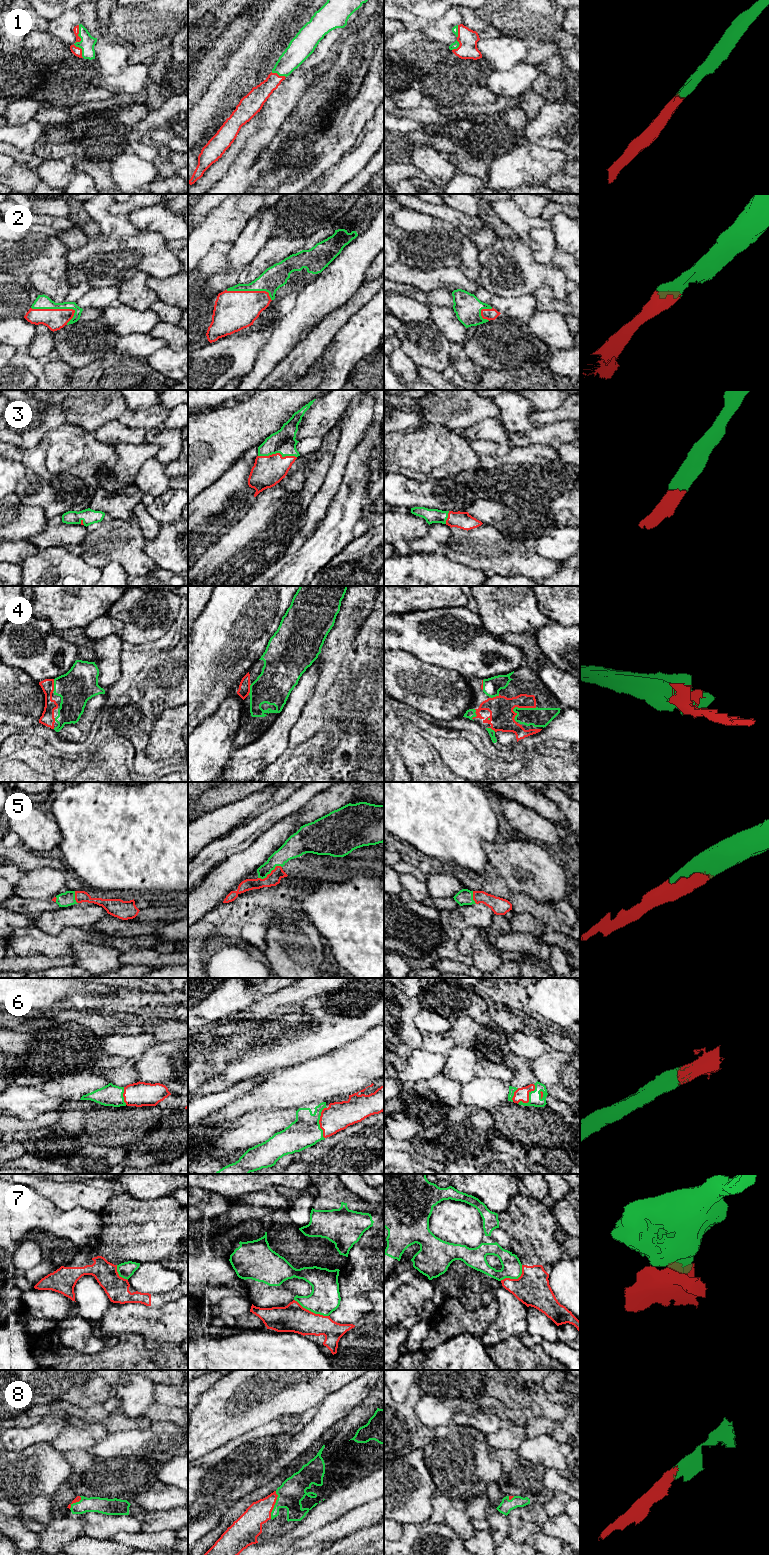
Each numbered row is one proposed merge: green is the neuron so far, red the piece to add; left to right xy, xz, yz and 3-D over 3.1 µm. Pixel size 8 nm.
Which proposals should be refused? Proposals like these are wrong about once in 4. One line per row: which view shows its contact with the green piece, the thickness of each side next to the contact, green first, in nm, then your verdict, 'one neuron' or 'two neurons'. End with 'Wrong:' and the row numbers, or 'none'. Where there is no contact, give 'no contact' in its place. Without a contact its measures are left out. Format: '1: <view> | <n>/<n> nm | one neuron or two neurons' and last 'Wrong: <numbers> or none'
1: xy | 120/50 nm | one neuron
2: xy | 110/170 nm | one neuron
3: xz | 200/240 nm | one neuron
4: yz | 160/190 nm | one neuron
5: xz | 150/110 nm | one neuron
6: xz | 240/220 nm | one neuron
7: xz | 240/220 nm | two neurons
8: xz | 200/190 nm | one neuron
Wrong: 7

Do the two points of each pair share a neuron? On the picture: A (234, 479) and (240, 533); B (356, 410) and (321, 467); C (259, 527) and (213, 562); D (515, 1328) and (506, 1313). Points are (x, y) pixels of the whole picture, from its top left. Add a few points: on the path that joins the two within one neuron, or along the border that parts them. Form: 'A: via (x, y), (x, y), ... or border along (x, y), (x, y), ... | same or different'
A: border along (252, 500), (247, 511), (228, 528) | different
B: border along (332, 447), (331, 464), (326, 473) | different
C: via (248, 538), (224, 560) | same
D: via (515, 1324), (510, 1317) | same

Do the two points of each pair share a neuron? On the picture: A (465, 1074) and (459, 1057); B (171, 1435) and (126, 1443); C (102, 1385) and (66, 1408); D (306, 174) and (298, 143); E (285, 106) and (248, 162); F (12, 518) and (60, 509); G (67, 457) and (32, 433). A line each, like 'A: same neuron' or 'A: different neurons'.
A: same neuron
B: same neuron
C: different neurons
D: different neurons
E: same neuron
F: different neurons
G: different neurons

